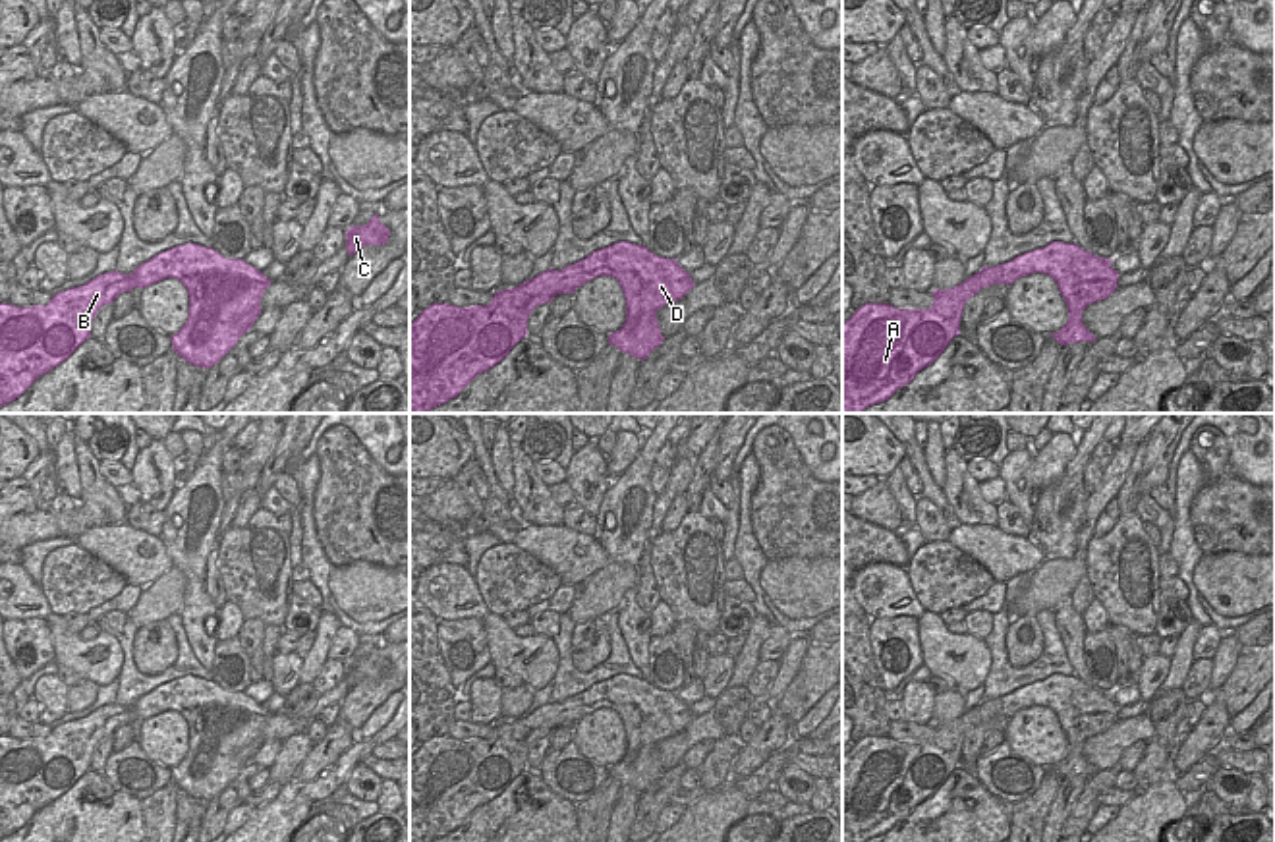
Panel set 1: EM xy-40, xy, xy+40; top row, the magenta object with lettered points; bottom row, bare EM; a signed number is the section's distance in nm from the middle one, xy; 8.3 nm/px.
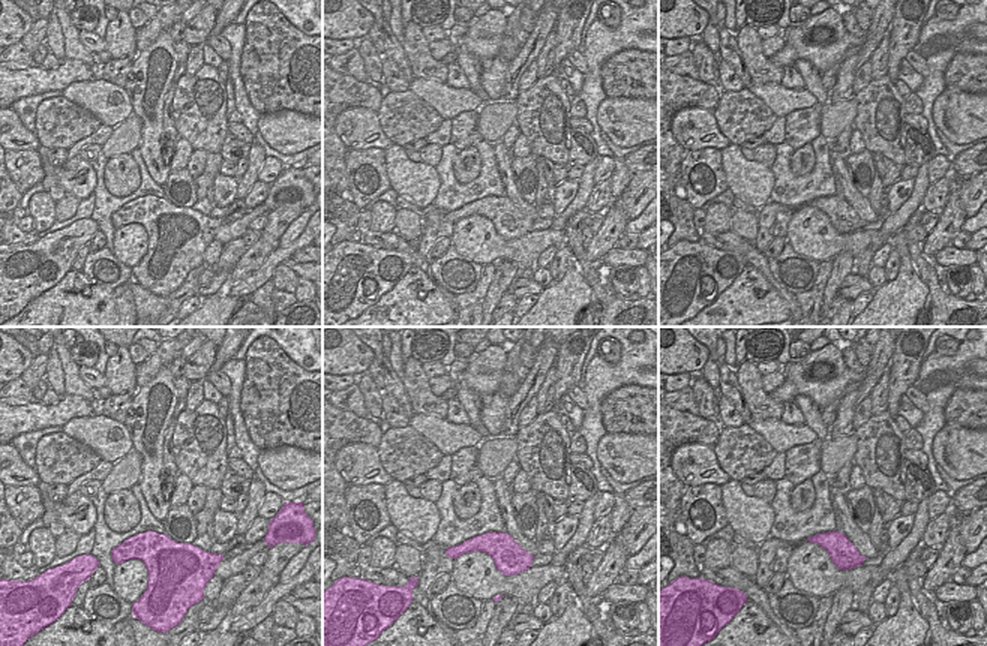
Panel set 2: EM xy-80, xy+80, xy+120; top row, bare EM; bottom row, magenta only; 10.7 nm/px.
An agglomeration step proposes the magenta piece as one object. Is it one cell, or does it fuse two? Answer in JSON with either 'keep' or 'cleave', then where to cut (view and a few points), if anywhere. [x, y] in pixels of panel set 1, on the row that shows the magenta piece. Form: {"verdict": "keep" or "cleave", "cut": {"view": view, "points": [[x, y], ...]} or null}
{"verdict": "keep", "cut": null}

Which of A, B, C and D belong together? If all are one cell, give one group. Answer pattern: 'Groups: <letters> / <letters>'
Groups: A B C D.

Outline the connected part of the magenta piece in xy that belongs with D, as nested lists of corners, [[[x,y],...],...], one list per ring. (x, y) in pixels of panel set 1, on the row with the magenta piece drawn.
[[[616,241],[562,270],[549,268],[516,288],[495,292],[489,305],[429,305],[410,324],[410,413],[427,413],[456,398],[527,336],[527,319],[537,305],[574,294],[597,276],[616,278],[626,297],[626,323],[609,334],[609,344],[647,359],[665,340],[657,311],[695,286],[676,261],[645,245]]]

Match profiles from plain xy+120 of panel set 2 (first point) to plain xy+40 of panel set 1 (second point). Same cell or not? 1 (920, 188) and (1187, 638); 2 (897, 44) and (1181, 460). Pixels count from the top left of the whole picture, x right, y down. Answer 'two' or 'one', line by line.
1: one
2: two

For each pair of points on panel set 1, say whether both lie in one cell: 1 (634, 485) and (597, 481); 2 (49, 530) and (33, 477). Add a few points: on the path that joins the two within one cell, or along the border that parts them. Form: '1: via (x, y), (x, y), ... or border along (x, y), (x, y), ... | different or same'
1: border along (611, 483), (595, 516) | different
2: border along (37, 508), (47, 510) | different

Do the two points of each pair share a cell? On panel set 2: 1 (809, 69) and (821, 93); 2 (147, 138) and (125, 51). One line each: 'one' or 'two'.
1: one
2: two

